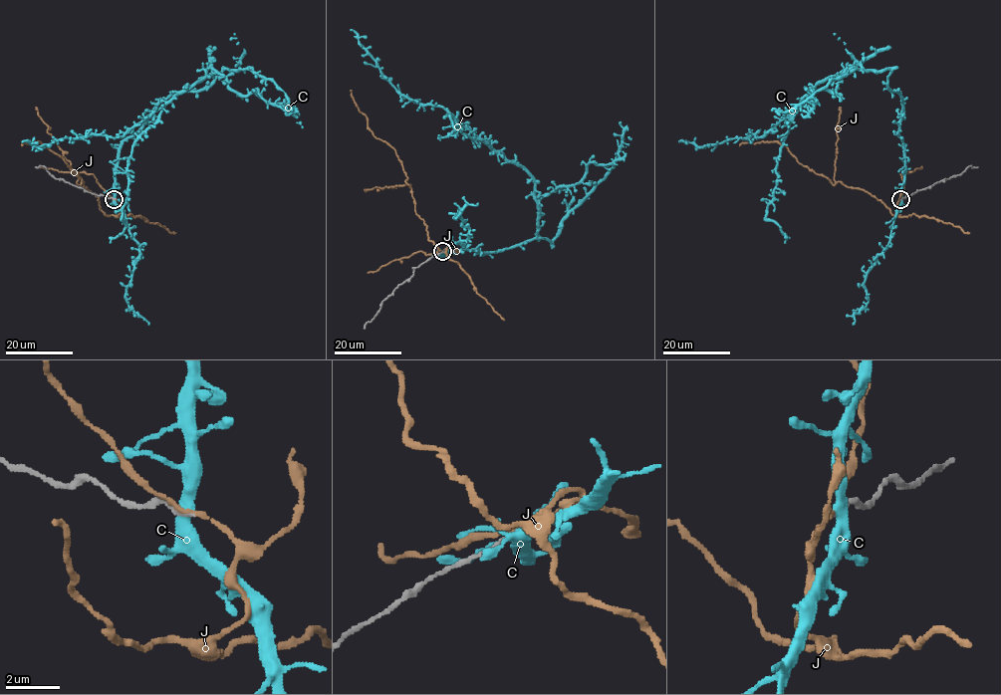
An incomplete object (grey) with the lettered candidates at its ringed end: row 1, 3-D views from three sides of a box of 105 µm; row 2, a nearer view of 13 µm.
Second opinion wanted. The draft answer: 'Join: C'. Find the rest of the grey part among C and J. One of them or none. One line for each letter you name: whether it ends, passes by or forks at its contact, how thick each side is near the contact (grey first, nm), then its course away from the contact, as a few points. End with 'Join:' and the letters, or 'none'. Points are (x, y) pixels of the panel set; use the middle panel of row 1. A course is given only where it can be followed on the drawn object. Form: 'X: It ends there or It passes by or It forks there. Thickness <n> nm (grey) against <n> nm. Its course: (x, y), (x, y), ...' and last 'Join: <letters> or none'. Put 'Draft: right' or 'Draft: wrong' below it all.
J: It passes by. Thickness 160 nm (grey) against 140 nm. Its course: (442, 251), (450, 247), (440, 251), (428, 239), (395, 150), (369, 126), (351, 90)
Join: J
Draft: wrong

